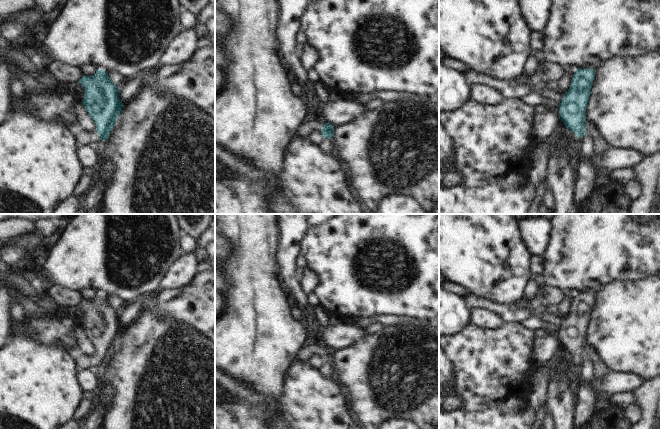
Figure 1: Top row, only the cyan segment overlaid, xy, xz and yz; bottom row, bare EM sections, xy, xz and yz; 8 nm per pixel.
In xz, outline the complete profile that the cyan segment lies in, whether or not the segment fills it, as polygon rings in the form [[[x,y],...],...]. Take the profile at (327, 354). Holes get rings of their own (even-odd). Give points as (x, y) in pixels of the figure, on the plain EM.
[[[318,345],[314,346],[305,346],[299,353],[299,359],[308,361],[308,359],[314,355],[320,355],[323,362],[332,363],[334,359],[334,351],[330,347],[321,347]]]

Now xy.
[[[98,293],[90,301],[84,299],[78,306],[85,314],[81,326],[96,349],[93,356],[88,356],[79,349],[74,353],[80,370],[106,365],[124,330],[119,323],[119,313],[103,293]]]

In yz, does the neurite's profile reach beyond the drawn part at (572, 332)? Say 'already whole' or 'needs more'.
needs more

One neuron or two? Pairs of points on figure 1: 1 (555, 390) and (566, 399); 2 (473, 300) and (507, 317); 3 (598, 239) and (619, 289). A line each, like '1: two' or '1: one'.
1: one
2: one
3: two

